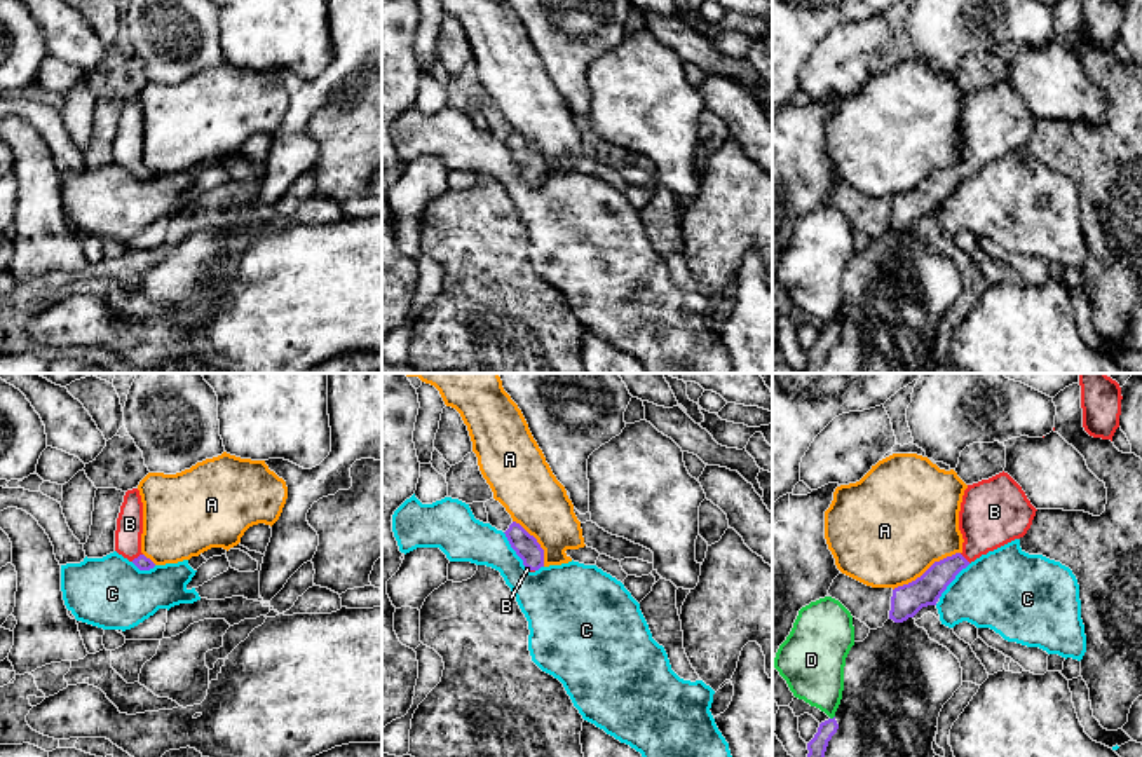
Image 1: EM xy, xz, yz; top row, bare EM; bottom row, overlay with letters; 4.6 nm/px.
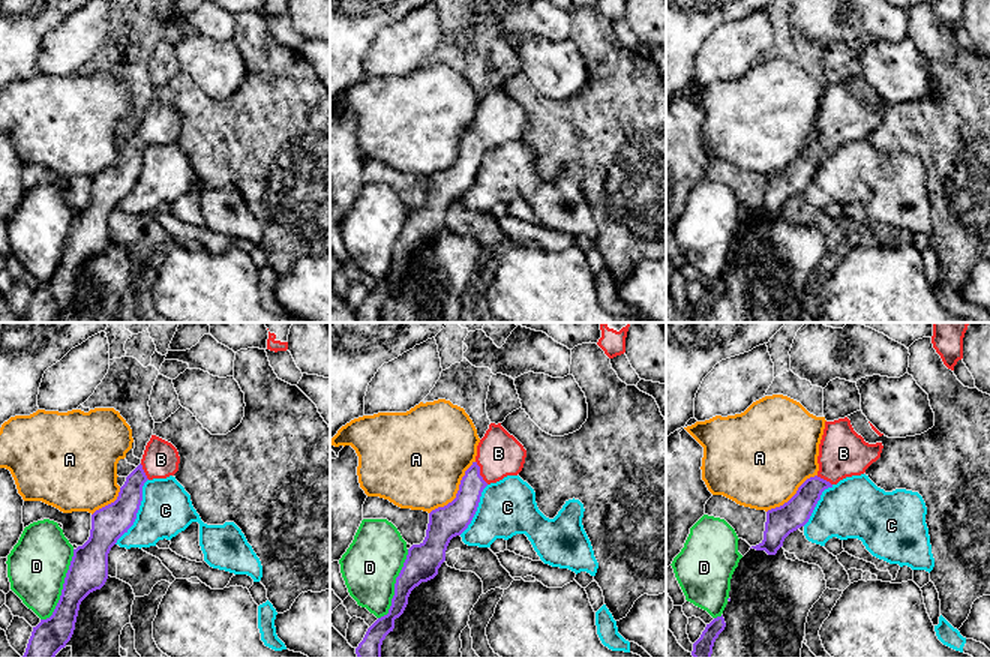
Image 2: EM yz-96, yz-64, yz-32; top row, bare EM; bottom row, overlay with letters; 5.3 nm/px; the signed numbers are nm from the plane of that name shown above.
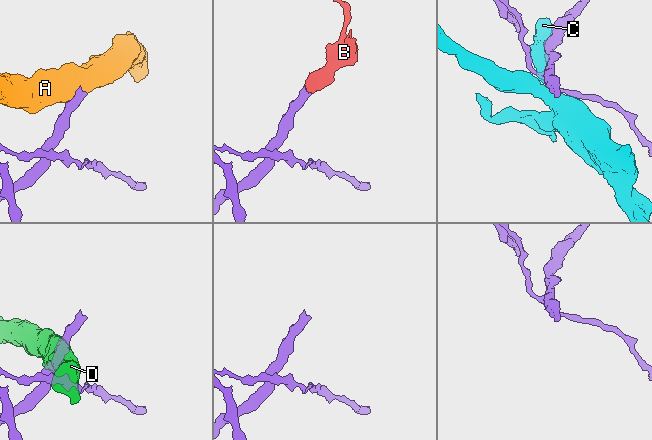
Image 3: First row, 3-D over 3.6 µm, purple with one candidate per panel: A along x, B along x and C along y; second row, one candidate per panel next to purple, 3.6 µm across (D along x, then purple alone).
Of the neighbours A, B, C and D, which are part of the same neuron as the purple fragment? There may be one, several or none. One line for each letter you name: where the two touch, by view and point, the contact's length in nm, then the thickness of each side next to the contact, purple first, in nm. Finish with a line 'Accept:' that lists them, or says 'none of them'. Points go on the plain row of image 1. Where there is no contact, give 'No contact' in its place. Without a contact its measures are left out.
B: Touches purple at xy (138, 166). Shared border 70 nm. Thickness 70 nm (purple) against 130 nm
Accept: B

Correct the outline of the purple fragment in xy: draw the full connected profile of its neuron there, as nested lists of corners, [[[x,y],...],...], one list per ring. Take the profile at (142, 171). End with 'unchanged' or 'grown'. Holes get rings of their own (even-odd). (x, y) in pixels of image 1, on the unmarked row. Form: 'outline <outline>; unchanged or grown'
outline [[[138,98],[127,99],[115,140],[115,160],[133,171],[139,180],[150,180],[155,173],[141,162],[143,112]]]; grown

